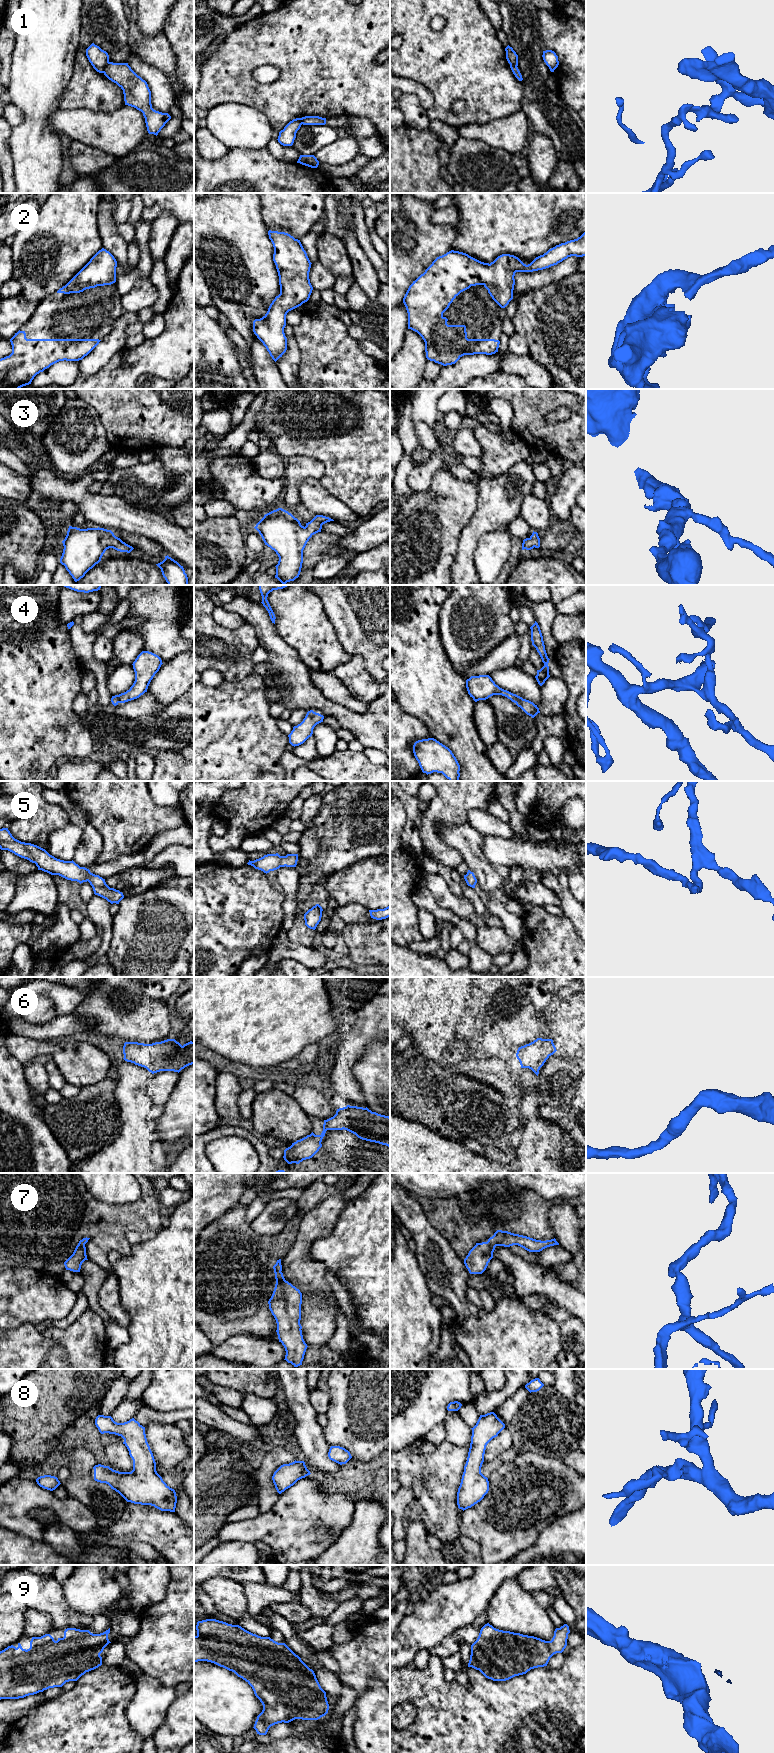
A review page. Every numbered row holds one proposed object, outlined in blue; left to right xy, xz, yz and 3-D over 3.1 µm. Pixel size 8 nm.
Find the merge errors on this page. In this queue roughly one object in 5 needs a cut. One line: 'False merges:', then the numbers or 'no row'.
False merges: 1

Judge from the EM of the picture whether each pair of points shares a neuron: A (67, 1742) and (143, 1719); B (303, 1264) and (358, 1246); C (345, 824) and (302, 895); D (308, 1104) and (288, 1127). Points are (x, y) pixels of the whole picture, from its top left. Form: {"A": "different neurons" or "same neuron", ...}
{"A": "different neurons", "B": "different neurons", "C": "same neuron", "D": "different neurons"}

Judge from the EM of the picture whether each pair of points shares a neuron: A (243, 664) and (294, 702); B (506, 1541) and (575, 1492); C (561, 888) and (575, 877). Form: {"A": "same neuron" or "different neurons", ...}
{"A": "different neurons", "B": "same neuron", "C": "different neurons"}

